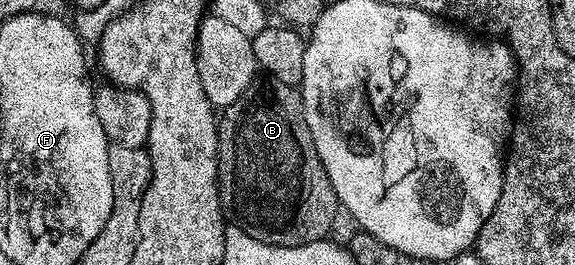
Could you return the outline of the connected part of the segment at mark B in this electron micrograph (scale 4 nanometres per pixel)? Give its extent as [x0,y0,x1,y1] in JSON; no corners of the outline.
[218,76,340,246]

